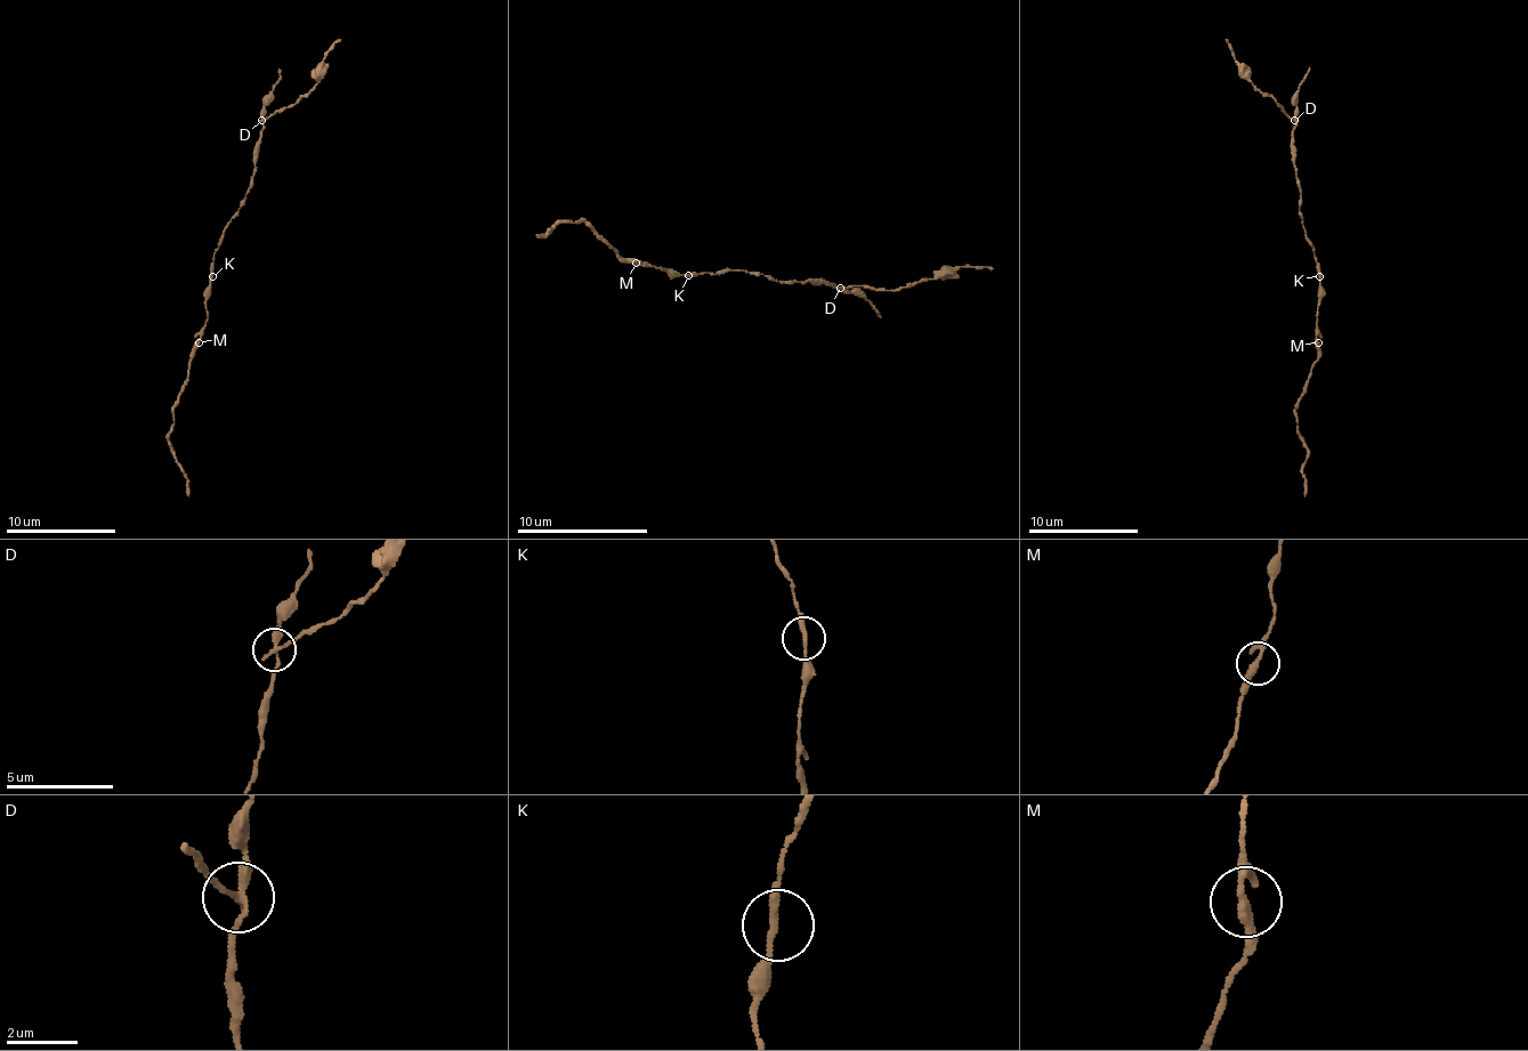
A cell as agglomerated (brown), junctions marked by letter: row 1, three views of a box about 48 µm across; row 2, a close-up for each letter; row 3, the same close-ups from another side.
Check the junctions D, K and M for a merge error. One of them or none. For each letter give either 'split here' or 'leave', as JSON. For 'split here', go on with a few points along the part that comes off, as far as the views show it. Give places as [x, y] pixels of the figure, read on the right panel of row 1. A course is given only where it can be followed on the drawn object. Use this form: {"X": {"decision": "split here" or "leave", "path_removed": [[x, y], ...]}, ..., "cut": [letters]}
{"D": {"decision": "split here", "path_removed": [[1294, 120], [1274, 99], [1262, 94], [1248, 69], [1234, 57], [1227, 40]]}, "K": {"decision": "leave"}, "M": {"decision": "leave"}, "cut": ["D"]}

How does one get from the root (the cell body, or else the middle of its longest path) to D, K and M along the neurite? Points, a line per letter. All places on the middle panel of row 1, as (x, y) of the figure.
D: (718, 274), (759, 272), (777, 282), (825, 281), (835, 284), (839, 291), (841, 288)
K: (718, 274), (688, 275)
M: (718, 274), (673, 275), (662, 267), (636, 263)

